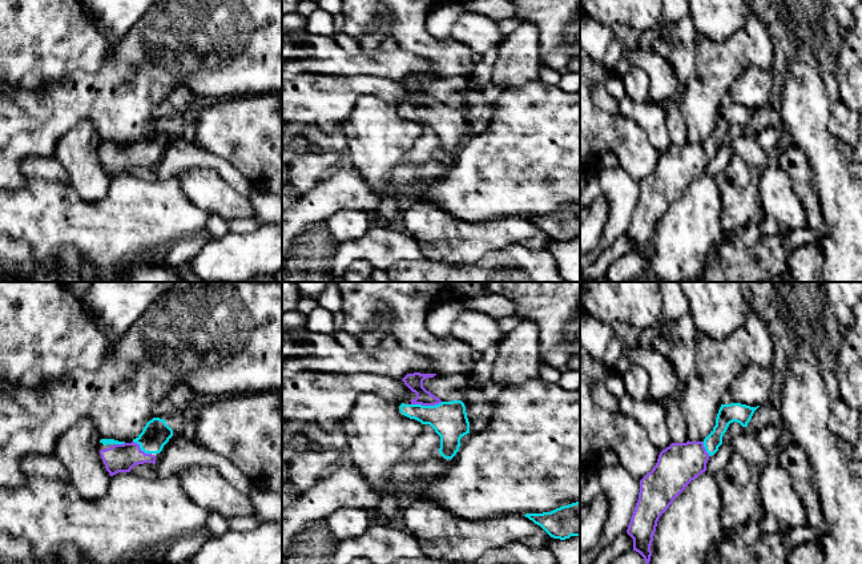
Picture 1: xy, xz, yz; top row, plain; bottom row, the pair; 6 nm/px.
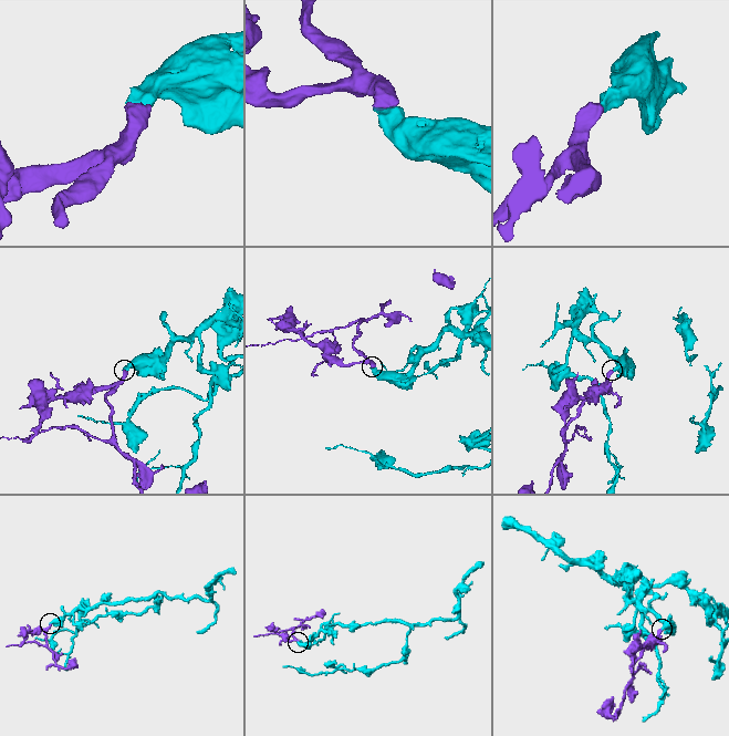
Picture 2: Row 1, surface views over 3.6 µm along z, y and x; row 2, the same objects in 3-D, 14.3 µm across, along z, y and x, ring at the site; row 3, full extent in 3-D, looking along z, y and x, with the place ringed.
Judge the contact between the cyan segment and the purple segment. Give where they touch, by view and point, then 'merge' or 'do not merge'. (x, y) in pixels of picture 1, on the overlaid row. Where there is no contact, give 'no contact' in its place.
contact xz (426, 406); merge

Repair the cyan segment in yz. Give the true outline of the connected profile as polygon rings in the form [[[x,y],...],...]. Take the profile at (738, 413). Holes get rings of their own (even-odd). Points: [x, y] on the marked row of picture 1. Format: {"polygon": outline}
{"polygon": [[[741,403],[721,404],[713,431],[702,442],[672,443],[658,455],[650,472],[640,480],[636,503],[627,533],[633,539],[633,551],[649,564],[650,545],[660,516],[688,484],[706,471],[706,463],[722,444],[730,423],[748,427],[758,408]]]}

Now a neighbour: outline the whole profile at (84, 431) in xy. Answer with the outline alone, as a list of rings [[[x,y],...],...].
[[[82,418],[57,440],[55,455],[68,470],[69,483],[82,499],[96,501],[105,496],[110,475],[97,448],[101,434],[90,419]]]

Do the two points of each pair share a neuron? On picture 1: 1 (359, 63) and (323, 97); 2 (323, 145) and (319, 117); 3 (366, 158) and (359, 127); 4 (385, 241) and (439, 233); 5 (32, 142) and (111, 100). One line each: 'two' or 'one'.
1: two
2: two
3: one
4: two
5: one

